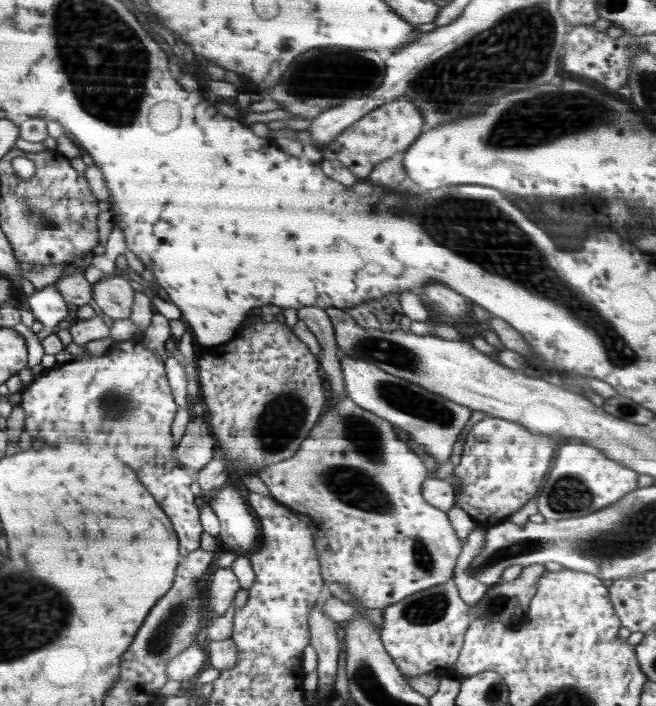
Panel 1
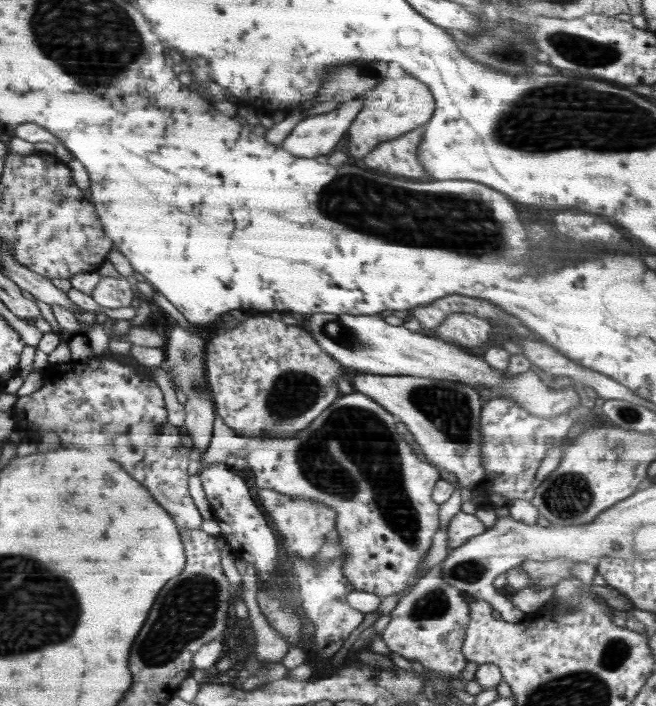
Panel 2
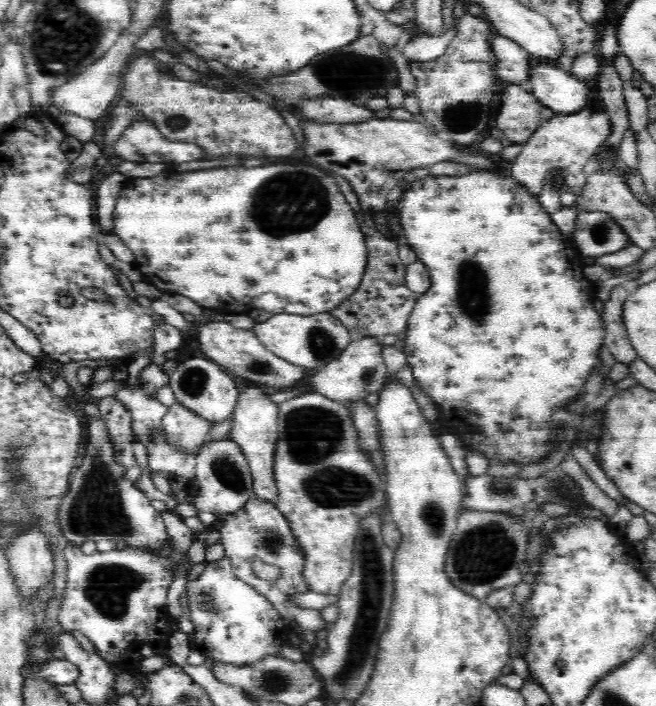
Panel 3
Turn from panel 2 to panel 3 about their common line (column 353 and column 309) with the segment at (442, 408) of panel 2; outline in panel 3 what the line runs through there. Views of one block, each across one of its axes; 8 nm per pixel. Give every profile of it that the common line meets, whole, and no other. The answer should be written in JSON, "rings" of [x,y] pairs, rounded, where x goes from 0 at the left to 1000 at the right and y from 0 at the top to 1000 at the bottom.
{"rings":[[[555,475],[547,482],[534,483],[512,510],[479,525],[471,541],[466,541],[466,547],[474,555],[485,555],[524,572],[553,568],[561,558],[582,552],[595,533],[588,514],[584,511],[585,490],[585,486],[576,482],[576,476],[567,475]]]}

